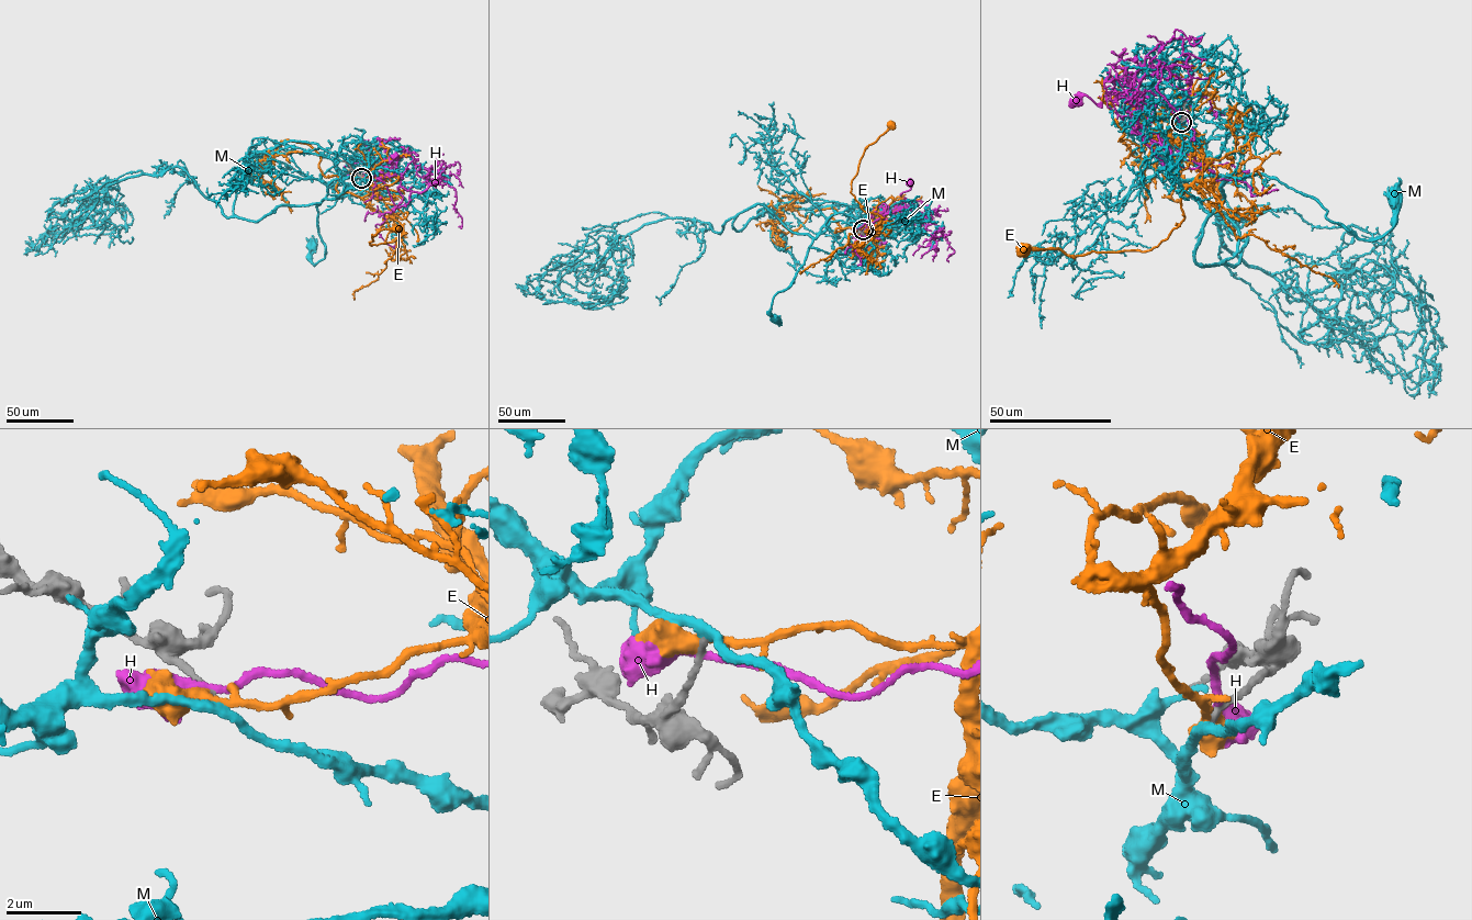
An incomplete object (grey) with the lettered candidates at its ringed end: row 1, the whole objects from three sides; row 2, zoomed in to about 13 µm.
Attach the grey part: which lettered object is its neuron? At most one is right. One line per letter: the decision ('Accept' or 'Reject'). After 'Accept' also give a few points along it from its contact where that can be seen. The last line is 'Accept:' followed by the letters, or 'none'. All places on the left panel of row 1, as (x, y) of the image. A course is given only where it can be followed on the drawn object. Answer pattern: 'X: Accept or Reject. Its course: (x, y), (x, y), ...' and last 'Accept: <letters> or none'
E: Reject
H: Reject
M: Accept. Its course: (361, 177), (337, 179), (327, 184), (327, 193), (317, 204), (319, 234), (325, 253), (314, 266), (310, 245)
Accept: M

